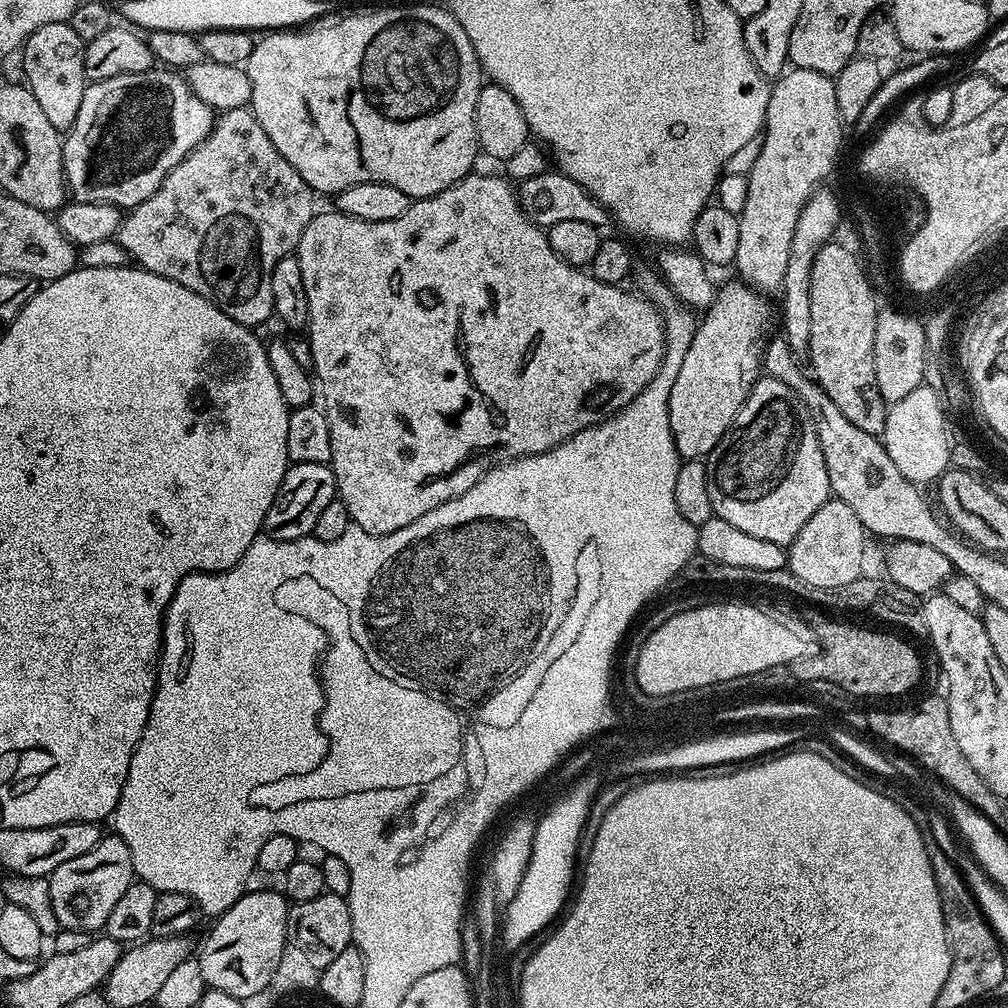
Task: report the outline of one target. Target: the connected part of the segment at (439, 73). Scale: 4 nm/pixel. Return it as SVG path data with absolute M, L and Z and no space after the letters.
M412 4L409 8L368 8L365 12L352 12L349 16L334 15L325 15L303 30L276 30L265 35L268 37L257 43L246 62L246 71L252 83L250 111L258 118L262 130L270 134L270 142L278 146L278 154L282 154L282 158L286 158L286 162L302 174L316 194L339 194L362 182L382 182L386 186L395 186L410 198L423 198L460 183L473 171L472 163L478 157L476 107L482 87L480 60L474 54L474 46L470 46L470 38L466 38L466 30L462 30L447 7L435 8L432 4Z

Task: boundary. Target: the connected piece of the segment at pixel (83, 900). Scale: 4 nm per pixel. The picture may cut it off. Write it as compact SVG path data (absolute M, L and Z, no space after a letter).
M101 835L94 850L70 862L62 862L62 866L58 866L58 870L54 870L47 879L53 912L59 927L95 933L95 928L103 929L107 925L110 912L114 910L114 906L118 906L118 900L134 882L130 850L120 836Z

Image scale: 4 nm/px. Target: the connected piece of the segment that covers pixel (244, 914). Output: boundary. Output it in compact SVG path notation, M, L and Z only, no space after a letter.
M247 891L221 913L212 933L204 940L198 959L208 988L217 988L239 1000L258 995L269 987L290 940L289 901L279 891Z

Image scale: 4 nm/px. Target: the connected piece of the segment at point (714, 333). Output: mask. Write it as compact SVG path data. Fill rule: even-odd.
M747 283L740 284L724 284L715 289L715 300L709 305L703 313L702 319L699 321L694 338L690 342L690 350L686 354L686 358L682 360L682 370L678 372L678 378L674 380L674 390L670 392L670 430L674 434L674 442L678 454L684 460L698 460L701 458L711 457L712 451L718 446L718 442L730 430L730 426L738 418L738 414L742 410L742 406L748 401L749 394L752 393L752 387L756 385L756 381L761 379L762 365L765 358L766 338L764 340L764 327L768 324L768 304L763 295L757 289L749 286Z

